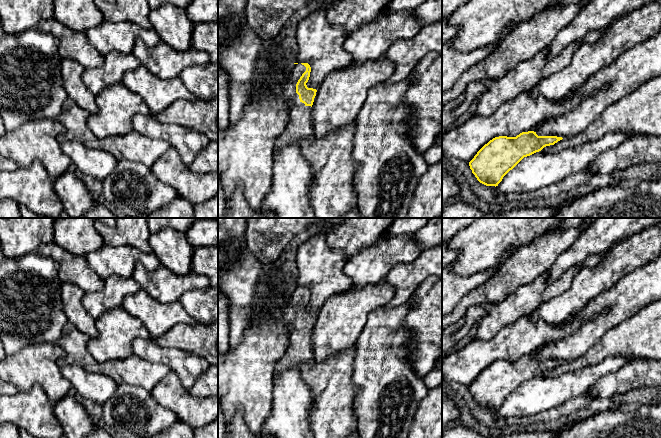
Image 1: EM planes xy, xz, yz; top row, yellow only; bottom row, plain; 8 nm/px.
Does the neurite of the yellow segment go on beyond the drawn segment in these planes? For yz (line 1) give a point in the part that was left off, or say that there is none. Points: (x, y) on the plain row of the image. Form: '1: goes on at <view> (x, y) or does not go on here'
1: does not go on here

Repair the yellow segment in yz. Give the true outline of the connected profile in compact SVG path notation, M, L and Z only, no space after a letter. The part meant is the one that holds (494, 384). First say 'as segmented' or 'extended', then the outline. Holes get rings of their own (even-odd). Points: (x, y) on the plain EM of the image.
as segmented; M534 355L522 356L516 361L495 361L477 376L469 390L480 407L496 411L524 381L562 363L557 360L538 360Z

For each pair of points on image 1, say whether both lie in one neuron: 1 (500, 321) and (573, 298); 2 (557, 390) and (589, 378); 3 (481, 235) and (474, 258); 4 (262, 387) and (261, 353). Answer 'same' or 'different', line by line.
1: different
2: same
3: same
4: same

